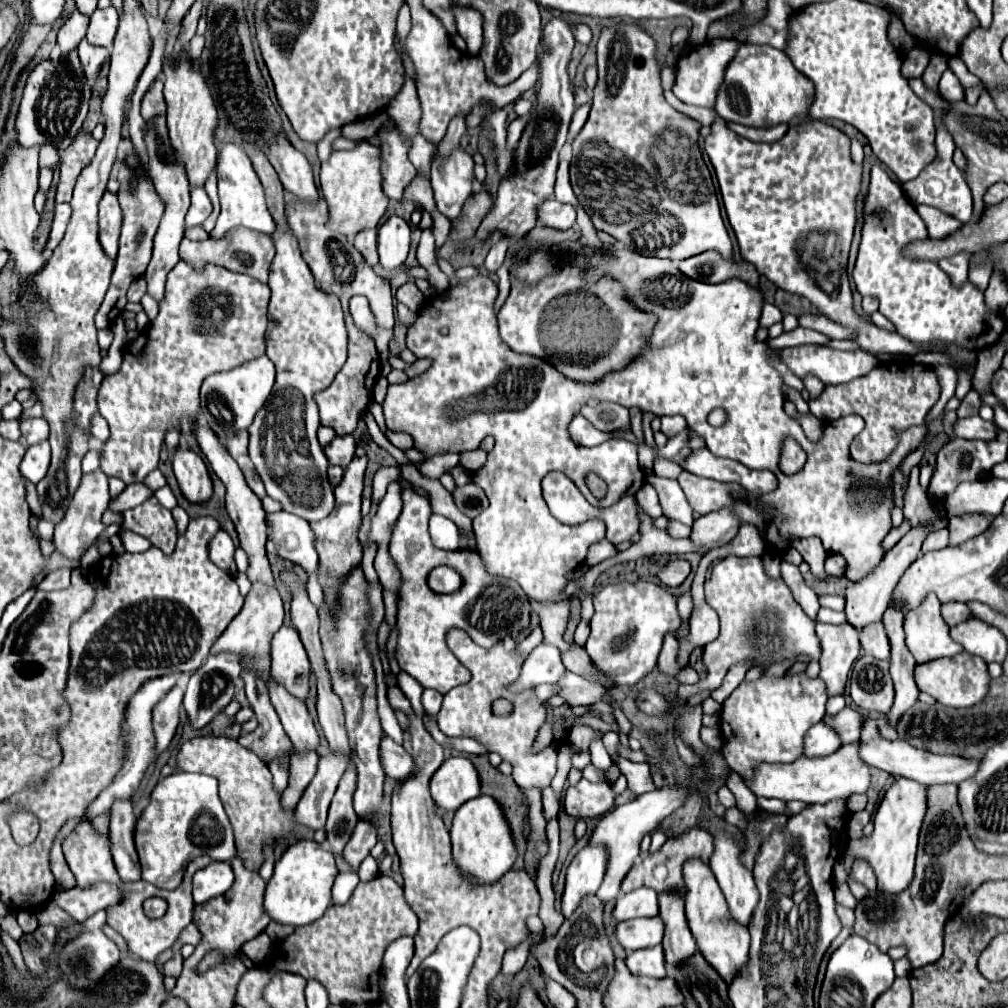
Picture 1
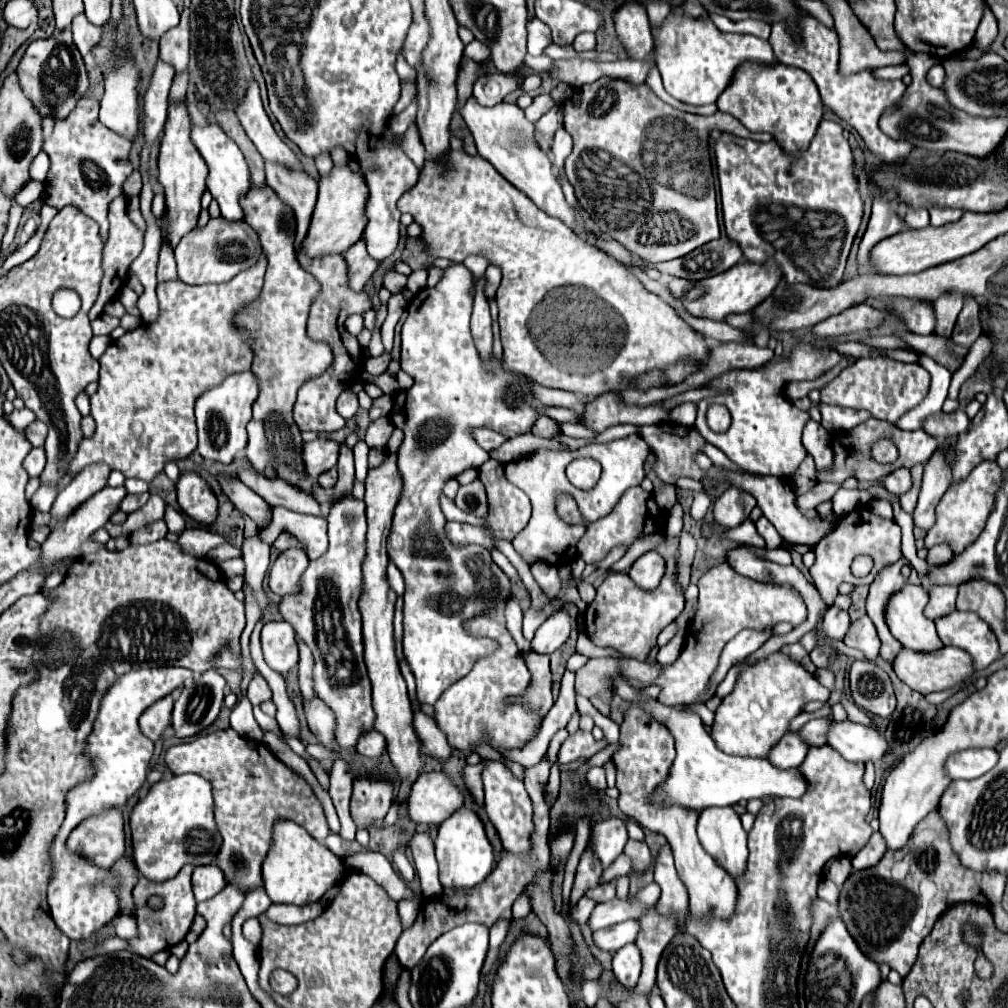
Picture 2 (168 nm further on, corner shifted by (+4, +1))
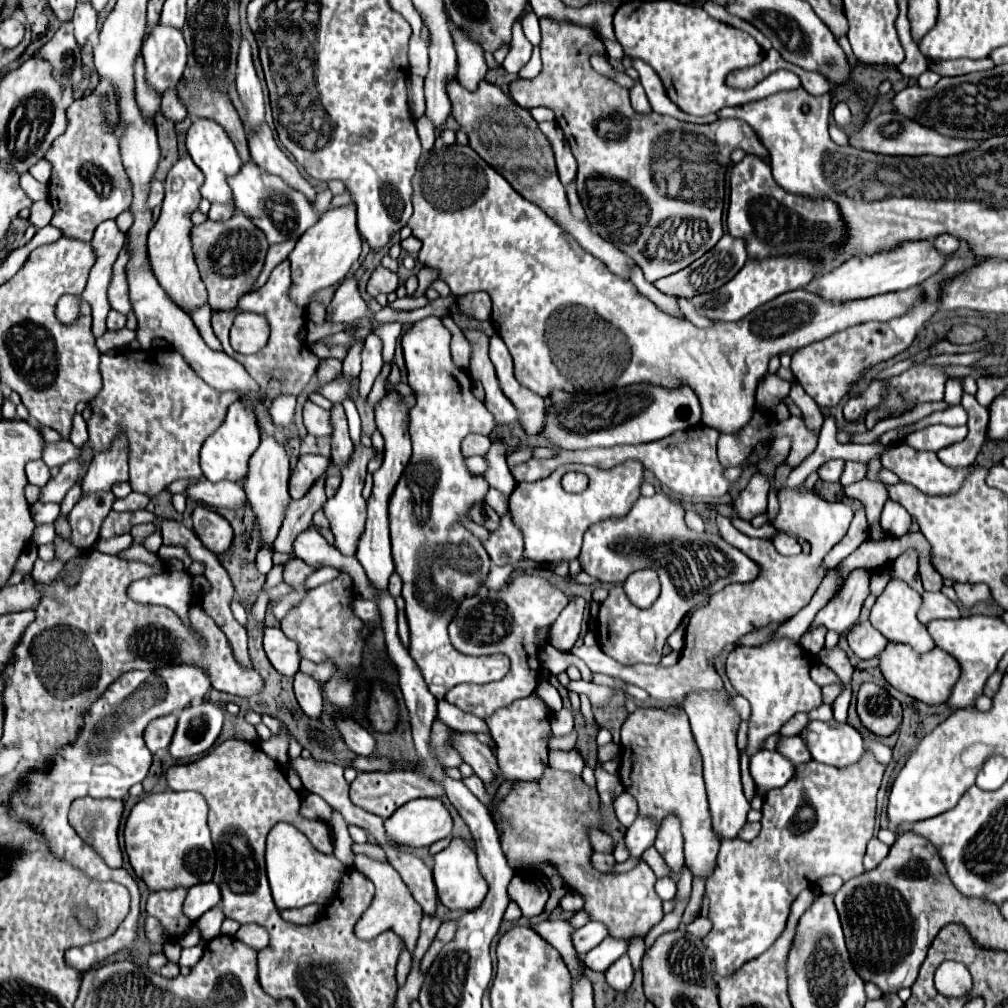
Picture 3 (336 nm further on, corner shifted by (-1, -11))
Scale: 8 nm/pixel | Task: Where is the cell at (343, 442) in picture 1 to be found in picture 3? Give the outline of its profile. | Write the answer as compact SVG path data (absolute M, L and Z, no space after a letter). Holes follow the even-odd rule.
M300 455L298 463L296 463L296 469L292 471L290 483L288 483L290 497L292 499L304 497L304 493L308 493L308 489L316 481L316 477L326 473L328 465L330 465L328 457L322 457L322 455Z

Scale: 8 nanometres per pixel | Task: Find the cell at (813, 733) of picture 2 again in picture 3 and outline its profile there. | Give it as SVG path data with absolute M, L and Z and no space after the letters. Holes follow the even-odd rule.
M780 737L776 743L776 751L780 755L784 755L786 759L790 759L794 765L800 765L800 763L812 759L812 757L808 757L808 749L806 749L804 741L800 741L800 737Z

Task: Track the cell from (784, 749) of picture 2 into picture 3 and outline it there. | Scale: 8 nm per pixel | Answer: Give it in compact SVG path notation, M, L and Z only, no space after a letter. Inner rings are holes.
M760 749L750 757L750 775L756 789L760 791L770 791L774 787L786 785L792 779L792 769L794 765L786 757L780 757L776 751Z

